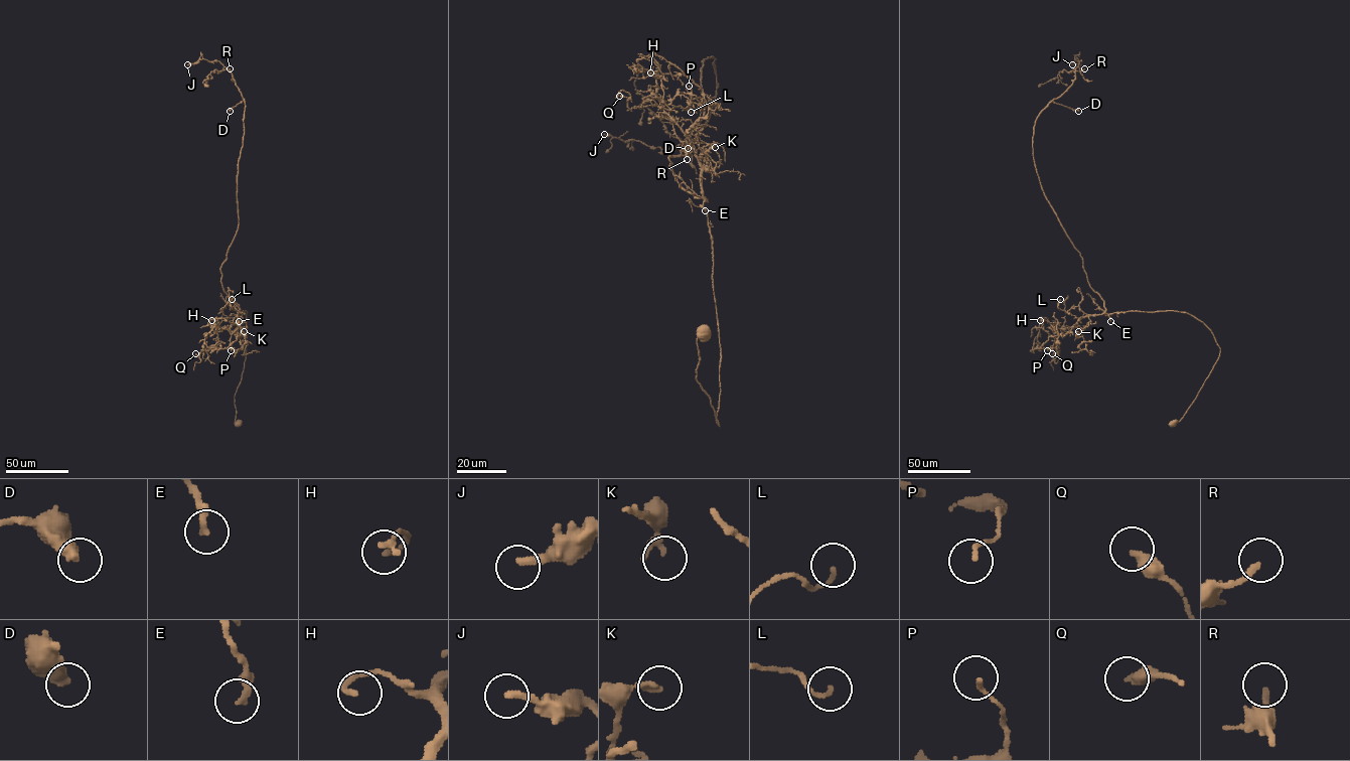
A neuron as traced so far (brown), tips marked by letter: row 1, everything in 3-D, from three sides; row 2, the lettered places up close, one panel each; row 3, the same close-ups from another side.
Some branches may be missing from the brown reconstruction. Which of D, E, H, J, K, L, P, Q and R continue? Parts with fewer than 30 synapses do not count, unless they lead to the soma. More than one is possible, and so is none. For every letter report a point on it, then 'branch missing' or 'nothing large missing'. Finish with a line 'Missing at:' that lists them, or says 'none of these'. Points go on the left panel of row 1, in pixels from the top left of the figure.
D: (230, 111) | nothing large missing
E: (239, 321) | nothing large missing
H: (211, 320) | nothing large missing
J: (187, 64) | branch missing
K: (244, 331) | nothing large missing
L: (232, 299) | nothing large missing
P: (231, 350) | nothing large missing
Q: (195, 353) | nothing large missing
R: (230, 68) | nothing large missing
Missing at: J

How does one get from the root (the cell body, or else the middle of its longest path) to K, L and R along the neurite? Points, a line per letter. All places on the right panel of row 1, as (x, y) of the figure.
K: (1172, 424), (1183, 417), (1219, 353), (1202, 322), (1173, 310), (1129, 311), (1090, 315), (1077, 337), (1078, 331)
L: (1172, 424), (1218, 358), (1211, 330), (1173, 310), (1078, 318), (1057, 307), (1060, 299)
R: (1172, 424), (1218, 358), (1212, 333), (1186, 312), (1106, 314), (1035, 167), (1035, 120), (1084, 68)

